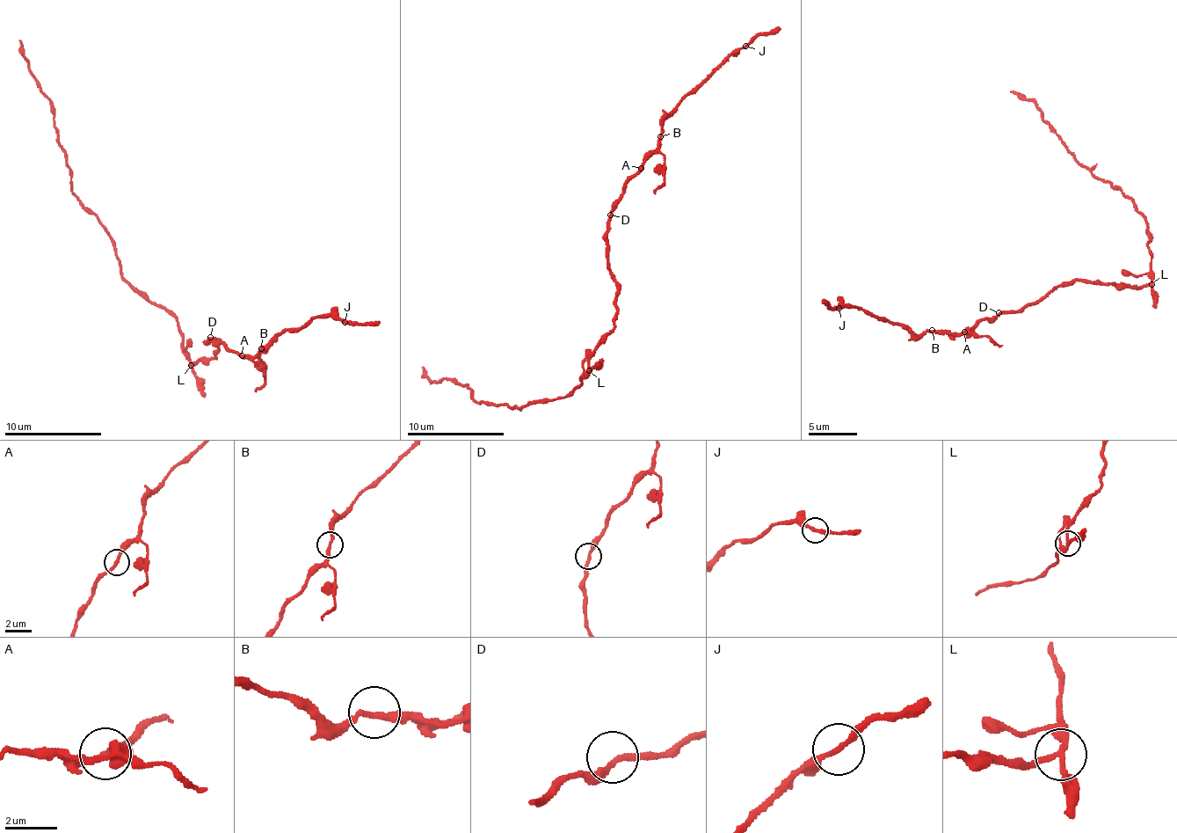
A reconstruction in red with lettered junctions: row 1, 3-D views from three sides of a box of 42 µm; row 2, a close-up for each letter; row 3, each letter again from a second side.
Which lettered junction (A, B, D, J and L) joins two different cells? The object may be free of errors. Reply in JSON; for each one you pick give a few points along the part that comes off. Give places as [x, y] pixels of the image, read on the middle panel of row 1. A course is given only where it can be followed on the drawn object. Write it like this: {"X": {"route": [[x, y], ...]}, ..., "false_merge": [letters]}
{"L": {"route": [[588, 371], [581, 386], [563, 398], [521, 411], [473, 399], [468, 385], [443, 378], [433, 382], [421, 366]]}, "false_merge": ["L"]}

